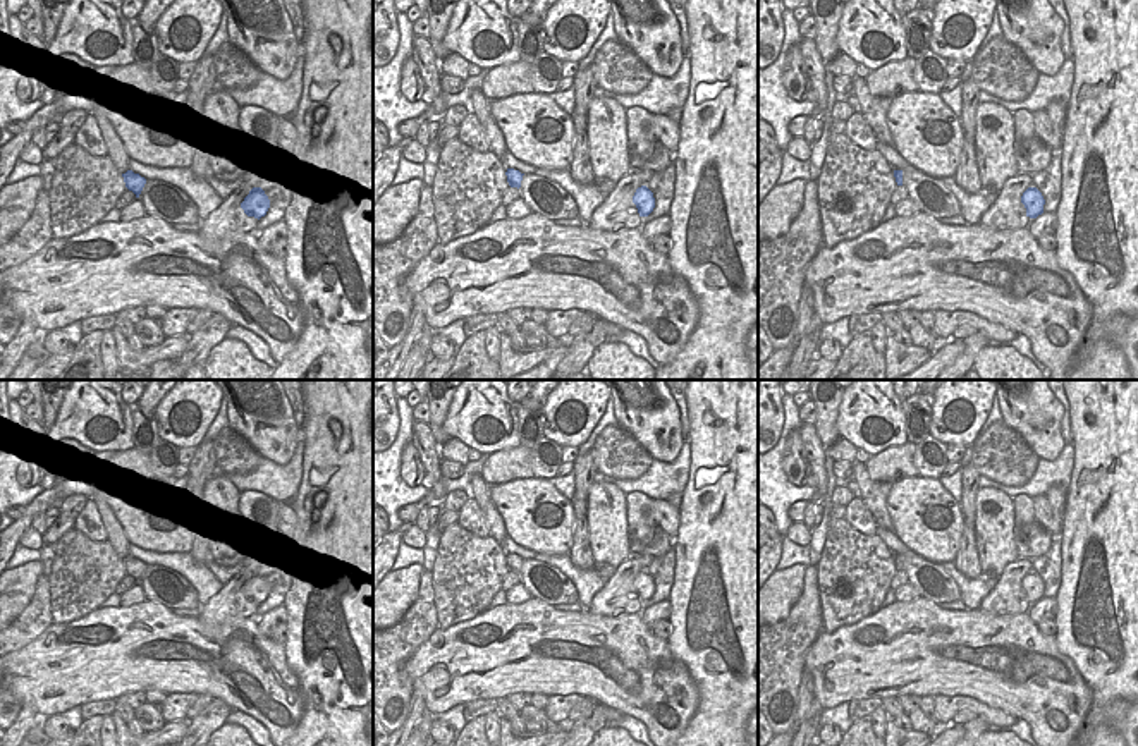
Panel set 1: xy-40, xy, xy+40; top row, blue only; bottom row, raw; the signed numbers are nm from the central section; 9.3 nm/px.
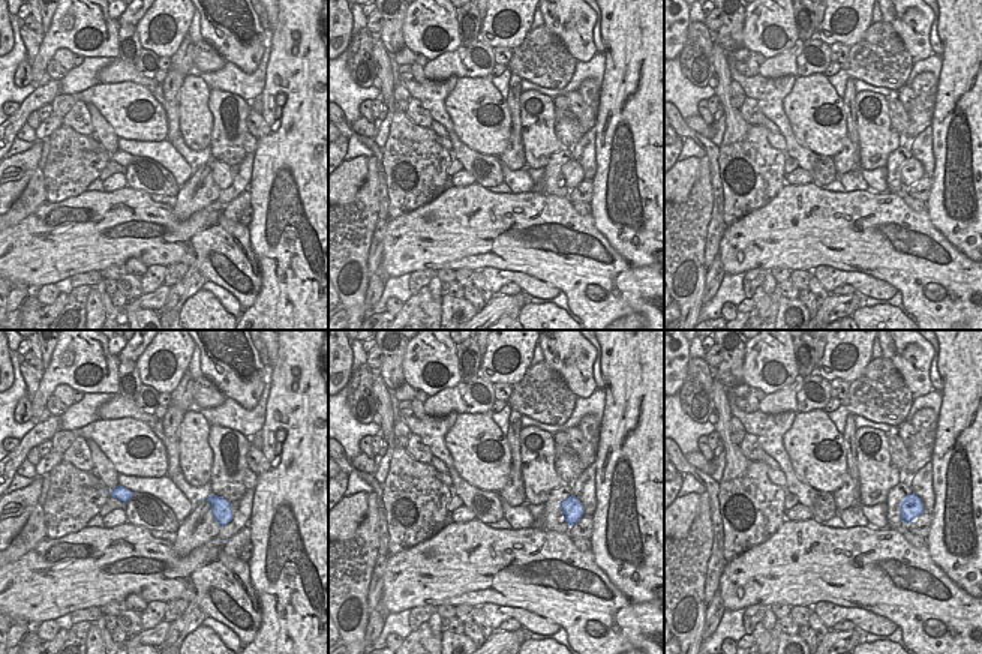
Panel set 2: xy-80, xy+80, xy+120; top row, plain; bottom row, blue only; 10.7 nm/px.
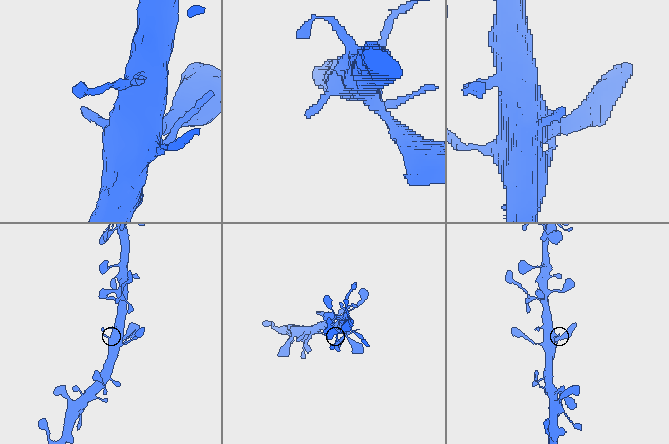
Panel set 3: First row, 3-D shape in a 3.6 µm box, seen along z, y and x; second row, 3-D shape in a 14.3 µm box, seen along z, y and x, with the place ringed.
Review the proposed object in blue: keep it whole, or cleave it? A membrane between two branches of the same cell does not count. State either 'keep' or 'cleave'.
keep

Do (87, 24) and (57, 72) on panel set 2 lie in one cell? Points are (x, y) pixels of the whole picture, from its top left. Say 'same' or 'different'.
different

